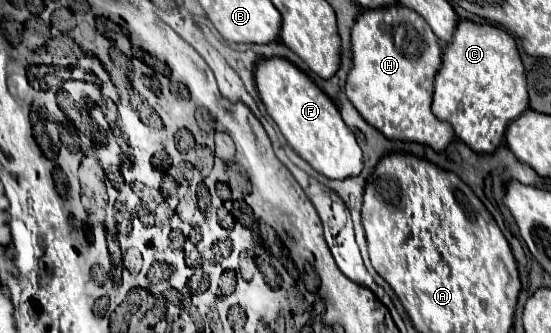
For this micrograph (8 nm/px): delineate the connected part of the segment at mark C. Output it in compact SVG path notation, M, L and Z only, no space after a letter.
M460 20L436 74L432 112L450 122L456 136L474 152L494 152L504 140L508 122L524 110L528 110L528 90L514 38L492 24Z

